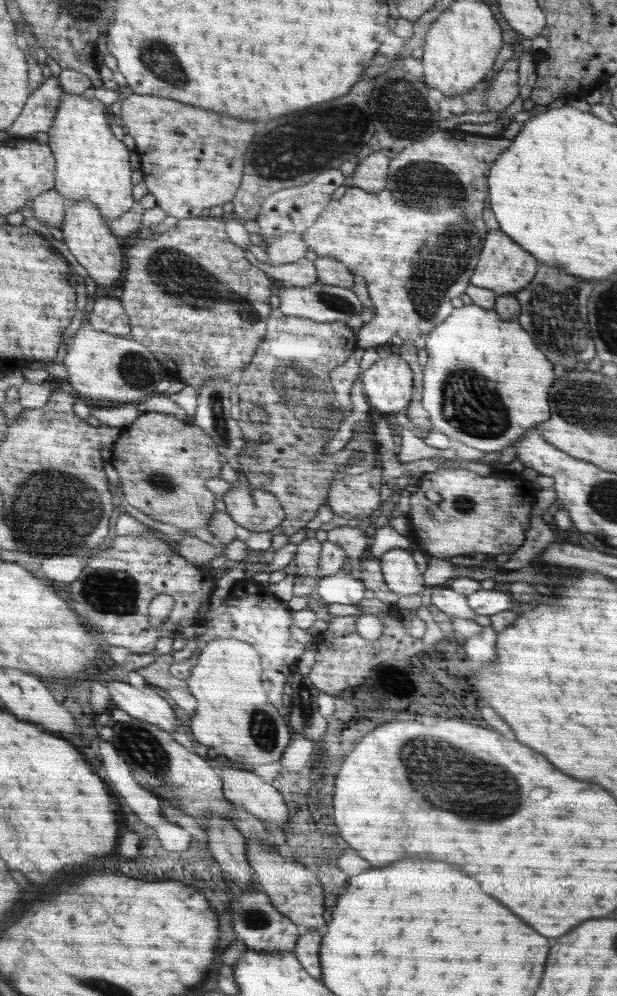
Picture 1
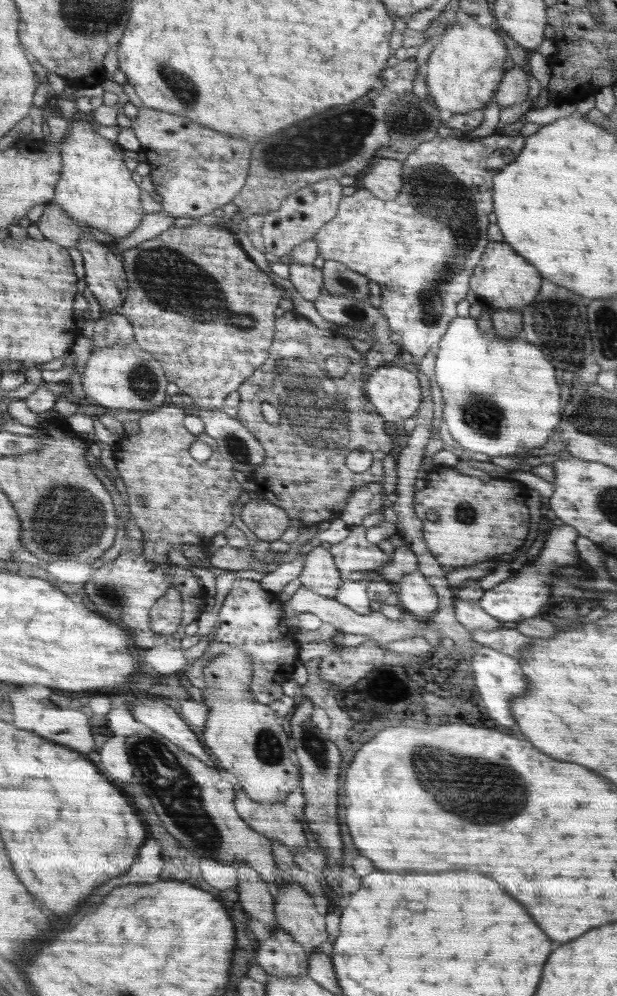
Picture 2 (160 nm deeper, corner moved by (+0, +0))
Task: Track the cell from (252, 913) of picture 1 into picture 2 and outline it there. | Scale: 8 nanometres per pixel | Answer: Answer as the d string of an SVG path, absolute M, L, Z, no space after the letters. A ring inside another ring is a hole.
M281 928L270 930L270 939L258 942L256 964L268 975L286 978L301 976L309 970L308 953Z

